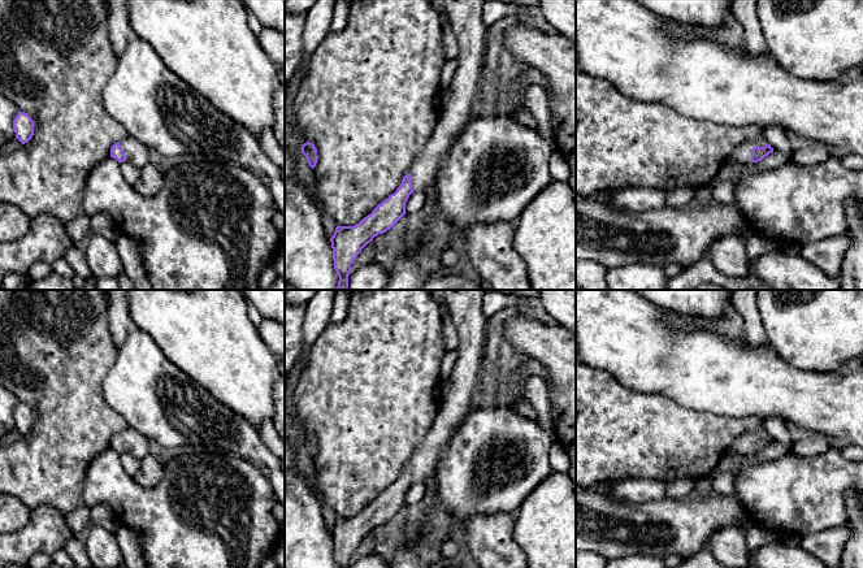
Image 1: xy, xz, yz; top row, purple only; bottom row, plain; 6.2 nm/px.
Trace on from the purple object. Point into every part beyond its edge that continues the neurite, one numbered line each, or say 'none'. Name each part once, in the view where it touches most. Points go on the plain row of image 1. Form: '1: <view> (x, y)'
1: yz (741, 446)

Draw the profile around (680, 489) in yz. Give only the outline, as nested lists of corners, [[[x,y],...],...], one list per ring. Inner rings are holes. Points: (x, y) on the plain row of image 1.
[[[689,478],[676,480],[667,484],[667,497],[671,499],[685,499],[689,498],[694,490],[695,481]]]

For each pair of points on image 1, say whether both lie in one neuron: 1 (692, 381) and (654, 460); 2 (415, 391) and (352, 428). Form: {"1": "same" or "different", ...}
{"1": "different", "2": "same"}

